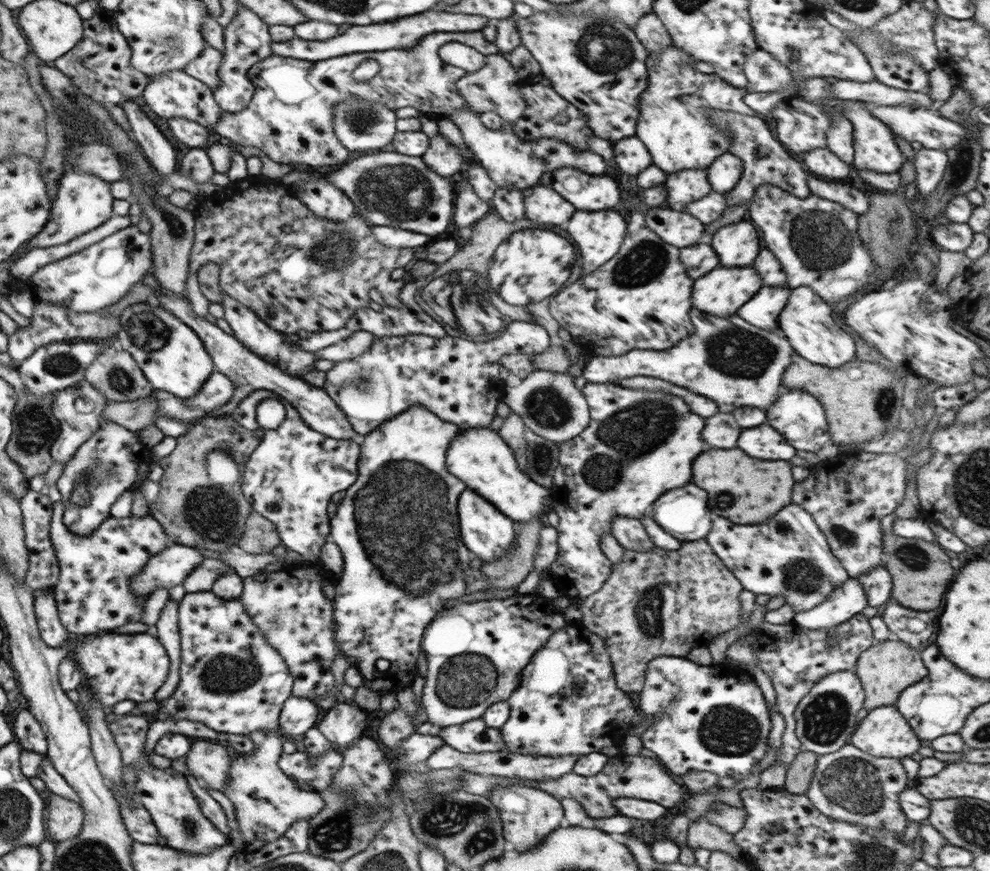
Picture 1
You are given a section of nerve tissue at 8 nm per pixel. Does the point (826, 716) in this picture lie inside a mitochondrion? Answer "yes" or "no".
yes

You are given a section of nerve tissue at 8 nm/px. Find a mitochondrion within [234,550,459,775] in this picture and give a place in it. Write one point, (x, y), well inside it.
(274, 618)

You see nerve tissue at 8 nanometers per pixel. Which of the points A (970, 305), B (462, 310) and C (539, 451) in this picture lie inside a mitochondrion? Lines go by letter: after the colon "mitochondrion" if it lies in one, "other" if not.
A: other
B: mitochondrion
C: mitochondrion

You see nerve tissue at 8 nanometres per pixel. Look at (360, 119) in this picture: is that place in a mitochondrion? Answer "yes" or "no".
yes

